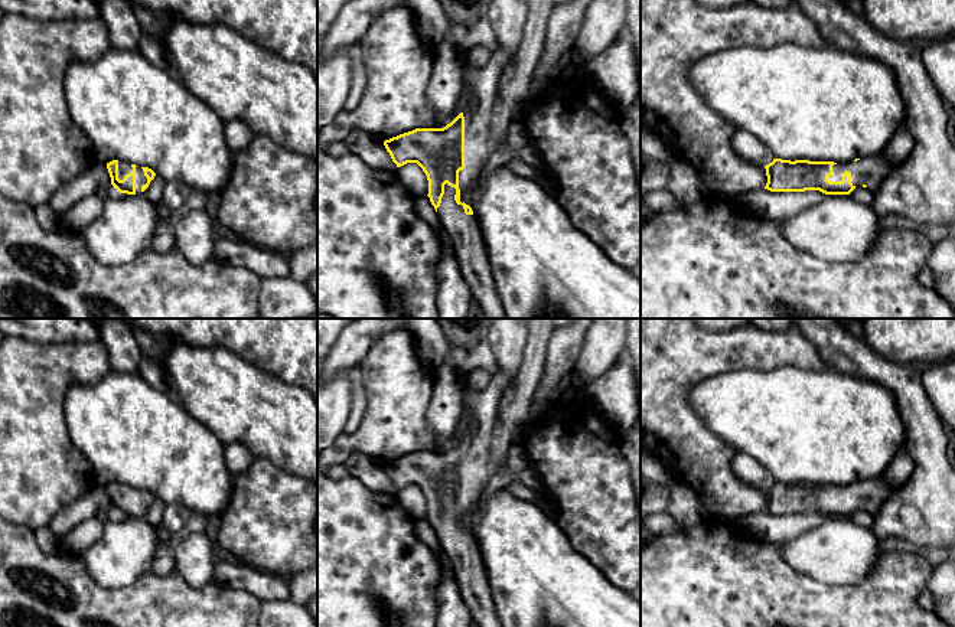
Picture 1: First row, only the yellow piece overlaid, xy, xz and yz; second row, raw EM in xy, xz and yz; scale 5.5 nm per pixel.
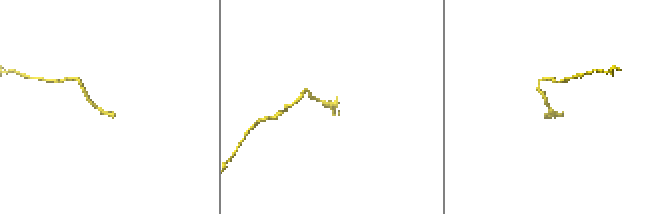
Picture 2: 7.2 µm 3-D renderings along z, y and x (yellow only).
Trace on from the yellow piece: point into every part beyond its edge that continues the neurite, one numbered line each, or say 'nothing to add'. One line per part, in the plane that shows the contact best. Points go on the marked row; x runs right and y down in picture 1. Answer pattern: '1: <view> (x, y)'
1: xz (482, 84)

